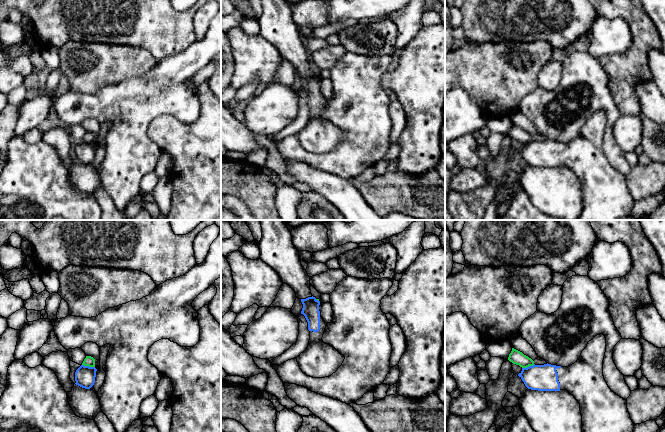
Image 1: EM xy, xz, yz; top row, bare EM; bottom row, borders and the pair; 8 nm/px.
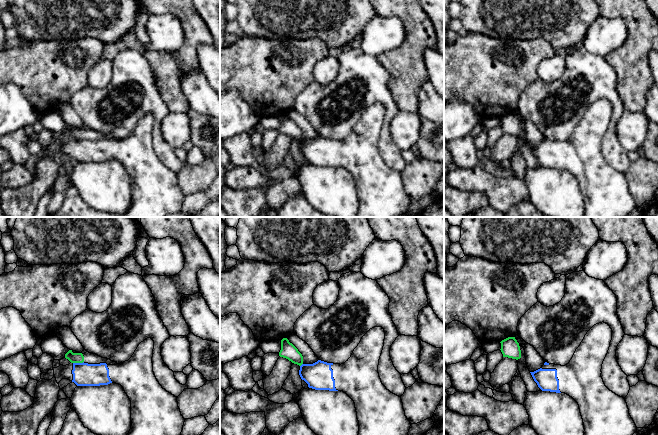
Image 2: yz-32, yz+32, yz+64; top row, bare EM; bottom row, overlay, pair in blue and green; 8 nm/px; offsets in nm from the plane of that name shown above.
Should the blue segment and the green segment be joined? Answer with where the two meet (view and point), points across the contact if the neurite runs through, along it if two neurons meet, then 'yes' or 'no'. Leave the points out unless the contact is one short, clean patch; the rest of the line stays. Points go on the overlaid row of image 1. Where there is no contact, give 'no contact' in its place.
meets blue in xy at (88, 366); border along xy (82, 364), (94, 367); no

